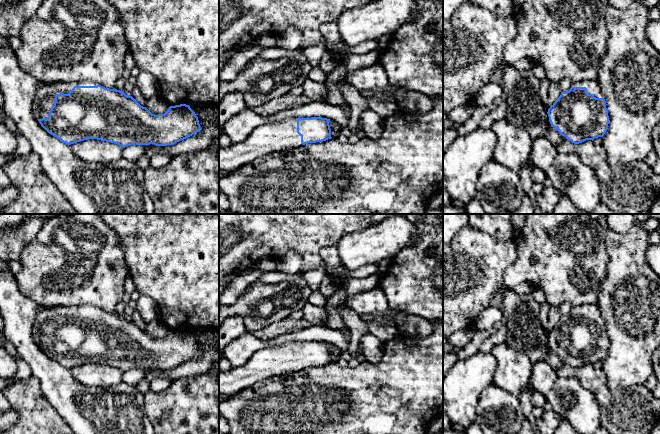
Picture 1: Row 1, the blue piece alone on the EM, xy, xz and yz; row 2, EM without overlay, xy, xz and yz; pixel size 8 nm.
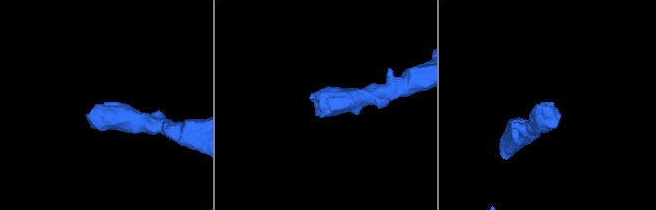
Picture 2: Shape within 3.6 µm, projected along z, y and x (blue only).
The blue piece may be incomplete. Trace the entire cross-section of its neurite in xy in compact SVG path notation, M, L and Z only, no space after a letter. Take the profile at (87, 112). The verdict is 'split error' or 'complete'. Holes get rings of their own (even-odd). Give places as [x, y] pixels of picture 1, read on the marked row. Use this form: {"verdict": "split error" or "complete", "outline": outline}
{"verdict": "split error", "outline": "M91 81L44 83L38 87L33 115L51 135L67 145L97 139L125 148L130 145L167 146L200 132L198 117L189 105L170 106L164 114L152 114L132 96Z"}

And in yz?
{"verdict": "split error", "outline": "M597 80L574 82L570 90L562 92L550 106L547 114L551 126L574 144L592 140L595 145L601 145L602 137L608 129L609 116L606 101Z"}

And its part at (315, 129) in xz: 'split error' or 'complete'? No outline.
split error

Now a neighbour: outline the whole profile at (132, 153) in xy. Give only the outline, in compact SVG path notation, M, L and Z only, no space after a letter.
M135 144L135 145L127 146L127 147L123 148L122 158L124 158L128 161L136 162L141 156L144 156L147 149L152 146L156 146L156 145L154 145L154 144L136 145Z

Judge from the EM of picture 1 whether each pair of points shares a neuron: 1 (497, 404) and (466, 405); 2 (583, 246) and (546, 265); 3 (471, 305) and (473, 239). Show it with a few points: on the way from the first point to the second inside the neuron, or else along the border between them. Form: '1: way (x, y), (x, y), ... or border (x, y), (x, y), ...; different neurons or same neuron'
1: border (491, 385), (480, 396), (474, 421); different neurons
2: way (574, 246), (562, 249), (555, 256); same neuron
3: way (481, 289), (487, 275), (474, 255); same neuron

